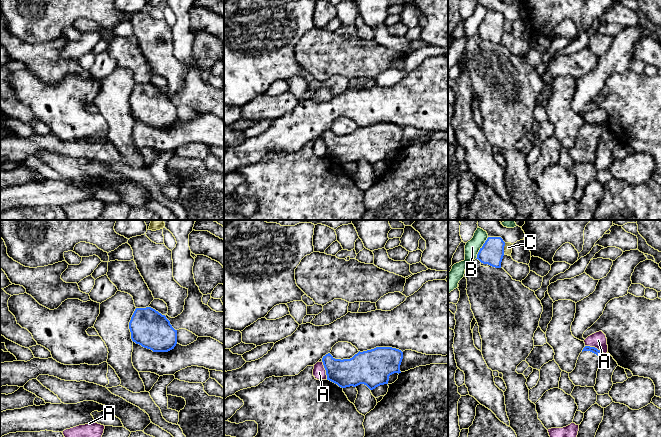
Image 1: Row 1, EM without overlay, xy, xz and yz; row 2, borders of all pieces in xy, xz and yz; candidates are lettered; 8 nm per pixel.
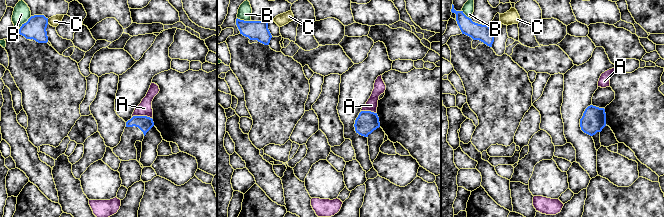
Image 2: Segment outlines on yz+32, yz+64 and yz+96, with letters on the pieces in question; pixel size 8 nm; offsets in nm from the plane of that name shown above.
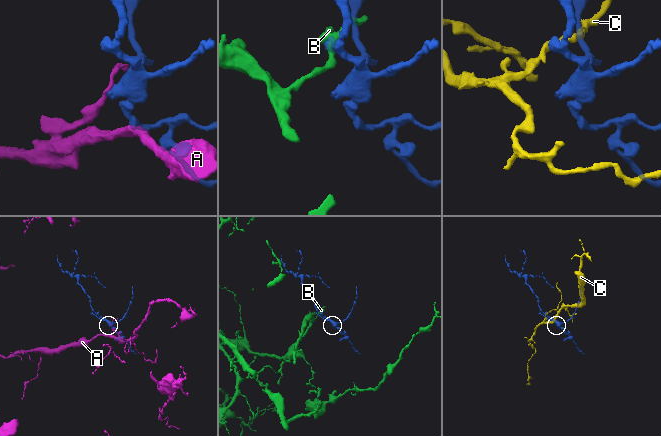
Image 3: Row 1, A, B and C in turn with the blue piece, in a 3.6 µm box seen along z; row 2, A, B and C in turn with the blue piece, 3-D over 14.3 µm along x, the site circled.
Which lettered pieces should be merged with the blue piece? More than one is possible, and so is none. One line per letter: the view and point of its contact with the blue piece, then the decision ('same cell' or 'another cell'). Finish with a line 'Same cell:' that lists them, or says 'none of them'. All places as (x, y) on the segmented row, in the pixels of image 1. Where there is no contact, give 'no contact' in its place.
A: yz (594, 347) | another cell
B: yz (481, 248) | another cell
C: yz (503, 248) | another cell
Same cell: none of them

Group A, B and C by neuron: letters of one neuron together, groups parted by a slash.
A / B / C

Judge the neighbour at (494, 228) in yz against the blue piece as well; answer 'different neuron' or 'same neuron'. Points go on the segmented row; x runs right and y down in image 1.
different neuron

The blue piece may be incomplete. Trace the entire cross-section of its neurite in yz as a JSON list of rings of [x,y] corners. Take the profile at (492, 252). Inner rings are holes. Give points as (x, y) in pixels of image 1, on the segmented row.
[[[488,237],[480,248],[477,258],[481,263],[501,268],[505,242],[501,237]]]

